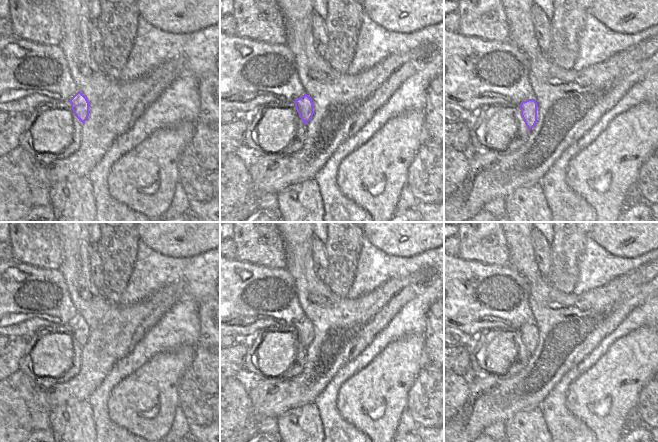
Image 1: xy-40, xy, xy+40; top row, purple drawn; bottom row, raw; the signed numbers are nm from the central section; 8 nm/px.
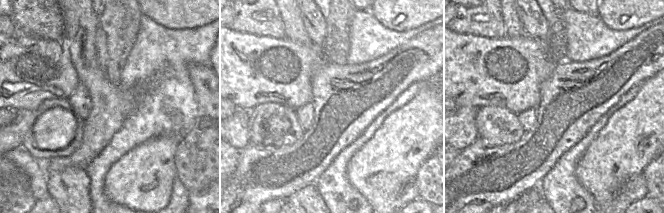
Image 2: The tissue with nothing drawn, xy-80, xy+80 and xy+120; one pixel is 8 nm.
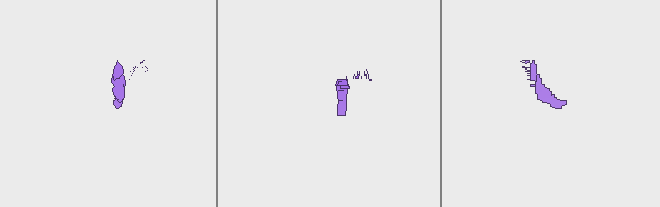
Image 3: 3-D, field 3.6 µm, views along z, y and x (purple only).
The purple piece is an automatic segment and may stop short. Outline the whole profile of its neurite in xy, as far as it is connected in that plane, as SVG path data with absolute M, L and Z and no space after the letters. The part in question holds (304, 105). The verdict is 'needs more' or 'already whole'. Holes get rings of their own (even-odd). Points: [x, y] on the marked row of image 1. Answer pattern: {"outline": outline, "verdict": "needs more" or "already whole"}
{"outline": "M305 93L293 102L301 120L306 125L313 116L313 102L311 98Z", "verdict": "already whole"}

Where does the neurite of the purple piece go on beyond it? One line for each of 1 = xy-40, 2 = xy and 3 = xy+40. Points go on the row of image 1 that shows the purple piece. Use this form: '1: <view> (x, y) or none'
1: none
2: none
3: none

